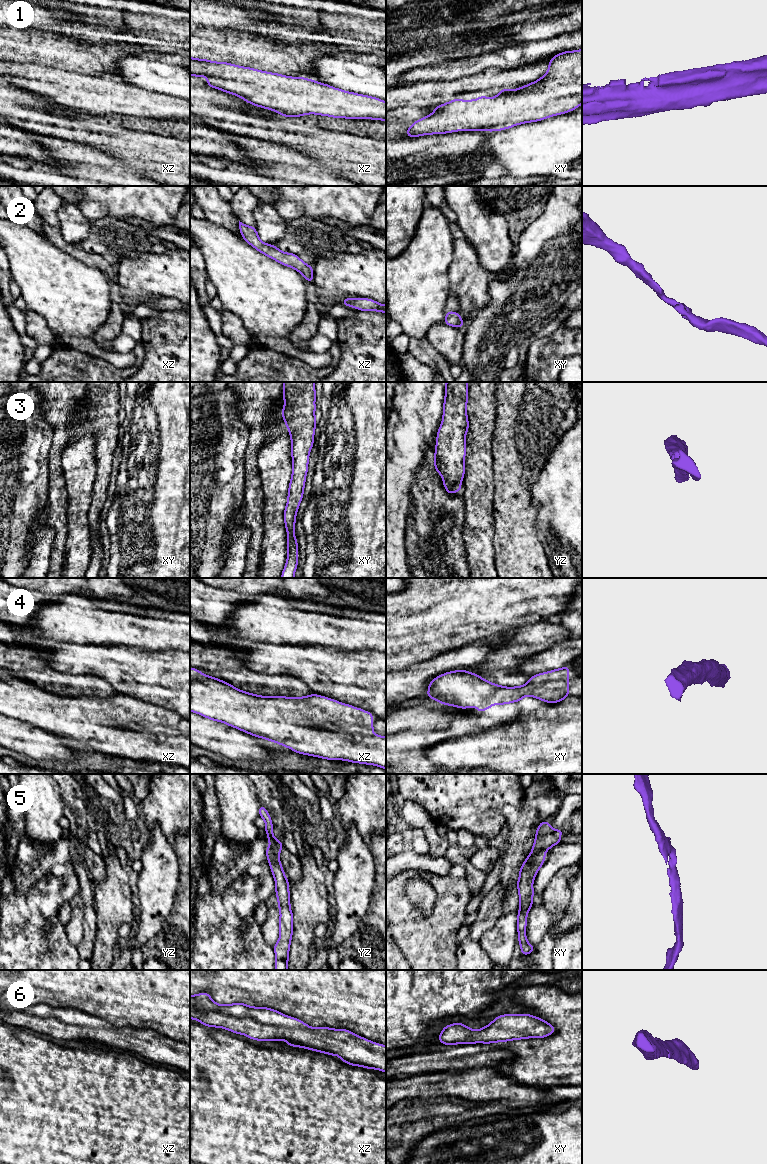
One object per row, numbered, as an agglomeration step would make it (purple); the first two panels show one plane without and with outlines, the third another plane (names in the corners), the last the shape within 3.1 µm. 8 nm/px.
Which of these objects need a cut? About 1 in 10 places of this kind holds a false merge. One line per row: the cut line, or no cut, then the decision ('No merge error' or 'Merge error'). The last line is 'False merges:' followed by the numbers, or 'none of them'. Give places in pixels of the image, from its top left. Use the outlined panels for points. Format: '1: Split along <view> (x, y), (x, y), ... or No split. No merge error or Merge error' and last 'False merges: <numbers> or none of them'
1: No split. No merge error
2: No split. No merge error
3: No split. No merge error
4: No split. No merge error
5: No split. No merge error
6: No split. No merge error
False merges: none of them

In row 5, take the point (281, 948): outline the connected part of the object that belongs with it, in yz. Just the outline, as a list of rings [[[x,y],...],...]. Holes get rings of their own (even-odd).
[[[260,804],[259,816],[266,823],[265,831],[270,846],[266,849],[268,863],[276,883],[275,894],[278,898],[278,908],[280,910],[279,930],[280,937],[274,944],[275,967],[276,970],[288,970],[289,948],[293,933],[293,914],[290,908],[289,882],[281,866],[279,855],[283,848],[281,840],[276,840],[273,836],[273,824],[266,808]]]

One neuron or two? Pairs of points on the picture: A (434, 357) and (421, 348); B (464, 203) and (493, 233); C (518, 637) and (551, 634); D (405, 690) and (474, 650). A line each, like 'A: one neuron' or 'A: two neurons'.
A: one neuron
B: one neuron
C: one neuron
D: one neuron

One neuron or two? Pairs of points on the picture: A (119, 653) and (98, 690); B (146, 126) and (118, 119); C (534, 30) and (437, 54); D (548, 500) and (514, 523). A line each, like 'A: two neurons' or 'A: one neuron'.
A: two neurons
B: one neuron
C: one neuron
D: two neurons

